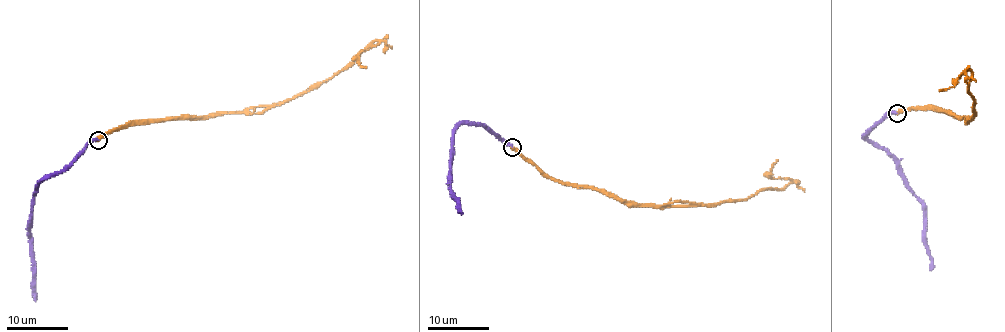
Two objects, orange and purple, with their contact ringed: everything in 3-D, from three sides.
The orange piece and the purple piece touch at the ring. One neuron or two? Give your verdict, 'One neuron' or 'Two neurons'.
Two neurons

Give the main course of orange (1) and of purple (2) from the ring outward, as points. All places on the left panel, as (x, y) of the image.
1: (98, 139), (111, 130), (143, 123), (288, 102), (379, 41), (359, 58), (366, 68)
2: (98, 139), (91, 140), (68, 166), (39, 182), (33, 198), (31, 238), (35, 301)

